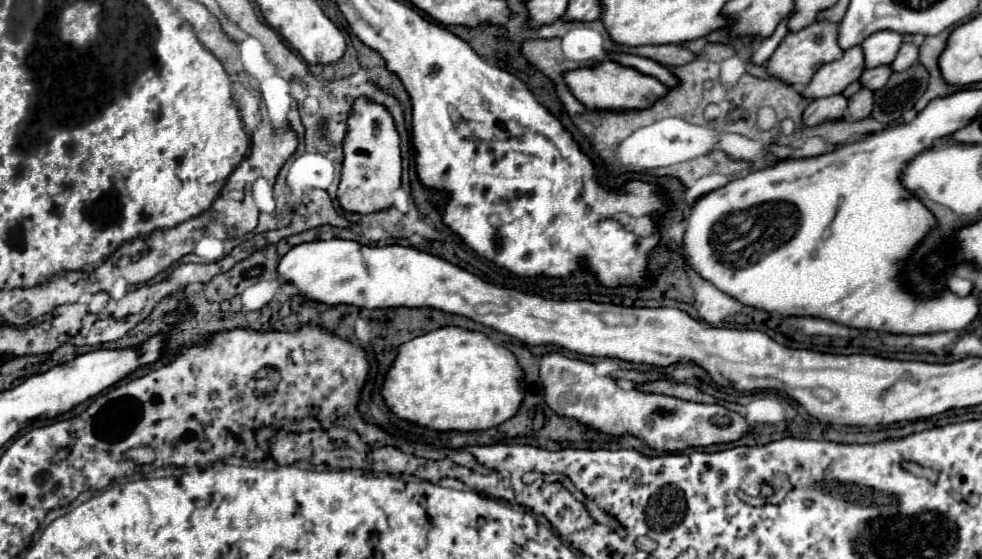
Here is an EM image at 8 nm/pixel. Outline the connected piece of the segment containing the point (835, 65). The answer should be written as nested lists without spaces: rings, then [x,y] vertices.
[[[860,45],[850,47],[846,49],[842,59],[822,65],[816,71],[814,79],[804,87],[802,95],[810,99],[818,99],[818,97],[830,97],[830,95],[842,93],[852,81],[860,79],[864,69],[866,65],[864,65],[862,47]]]

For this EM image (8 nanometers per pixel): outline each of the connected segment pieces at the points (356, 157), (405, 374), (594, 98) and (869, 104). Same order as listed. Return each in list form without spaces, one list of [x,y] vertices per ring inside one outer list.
[[[358,99],[348,119],[348,135],[344,143],[342,179],[338,185],[338,203],[348,213],[376,213],[392,207],[392,193],[400,187],[402,157],[400,137],[390,113],[368,99]]]
[[[450,325],[434,329],[400,345],[398,357],[386,375],[382,397],[394,415],[416,425],[430,427],[436,431],[482,431],[502,425],[504,421],[516,415],[524,401],[522,377],[524,371],[510,349],[496,345],[480,331]]]
[[[604,59],[602,63],[598,63],[594,67],[568,71],[568,73],[564,73],[564,79],[566,79],[566,83],[570,83],[570,89],[574,91],[574,95],[578,95],[578,99],[582,103],[586,103],[586,107],[606,109],[606,111],[610,111],[610,109],[646,109],[656,99],[664,97],[668,91],[666,85],[662,85],[658,79],[640,75],[636,69],[622,67],[610,59]]]
[[[864,87],[856,95],[850,97],[848,113],[852,119],[858,121],[858,119],[866,119],[872,113],[872,107],[874,107],[874,93]]]

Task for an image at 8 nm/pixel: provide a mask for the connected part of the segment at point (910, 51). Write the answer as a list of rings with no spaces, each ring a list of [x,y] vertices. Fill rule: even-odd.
[[[904,43],[902,49],[898,51],[894,63],[892,63],[894,71],[906,71],[906,69],[910,69],[910,67],[918,61],[918,53],[920,53],[918,45],[914,45],[914,43]]]

